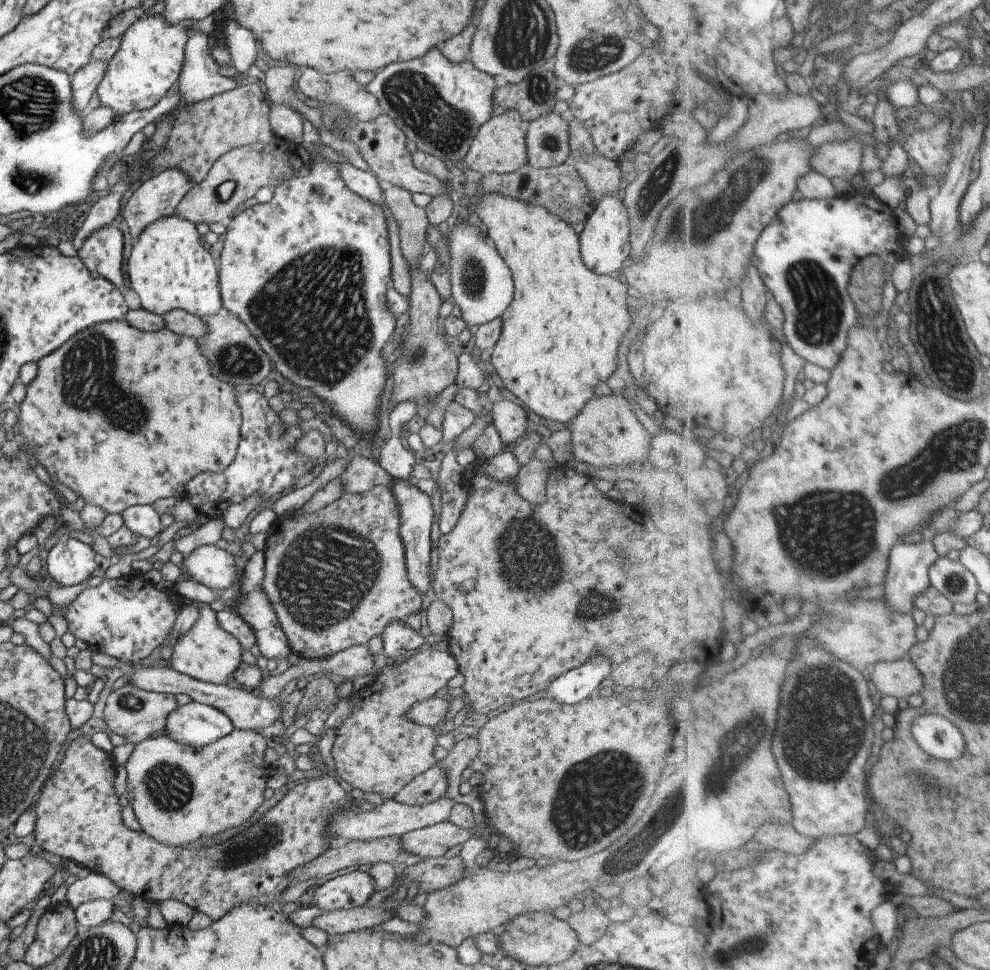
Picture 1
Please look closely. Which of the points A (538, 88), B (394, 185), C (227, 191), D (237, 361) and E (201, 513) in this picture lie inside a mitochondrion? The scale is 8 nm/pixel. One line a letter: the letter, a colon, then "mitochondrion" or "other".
A: mitochondrion
B: other
C: mitochondrion
D: mitochondrion
E: other

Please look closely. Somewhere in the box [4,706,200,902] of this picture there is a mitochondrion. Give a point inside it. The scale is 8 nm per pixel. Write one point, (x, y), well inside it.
(169, 787)

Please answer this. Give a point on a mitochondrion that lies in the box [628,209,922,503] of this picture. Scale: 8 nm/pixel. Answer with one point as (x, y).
(818, 304)

